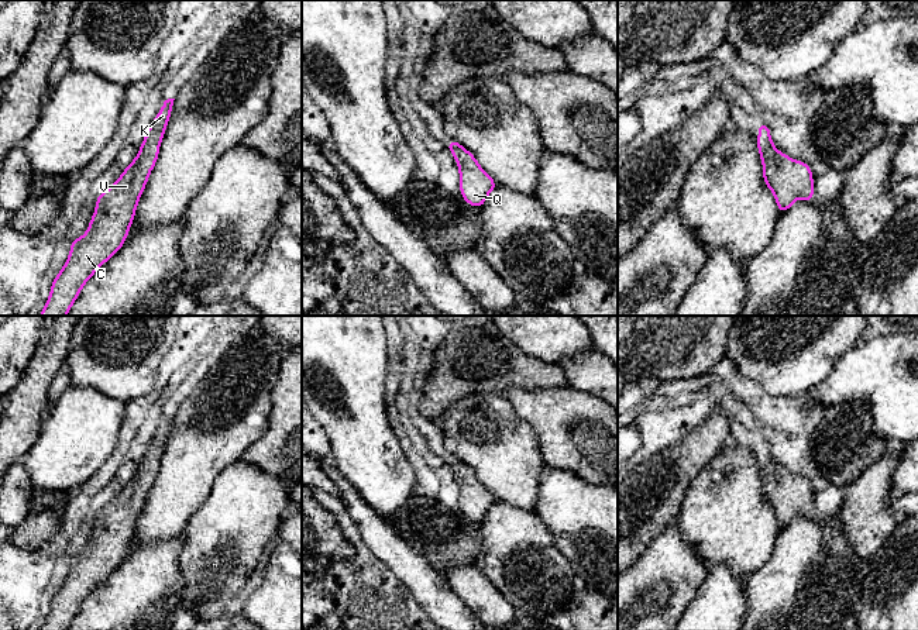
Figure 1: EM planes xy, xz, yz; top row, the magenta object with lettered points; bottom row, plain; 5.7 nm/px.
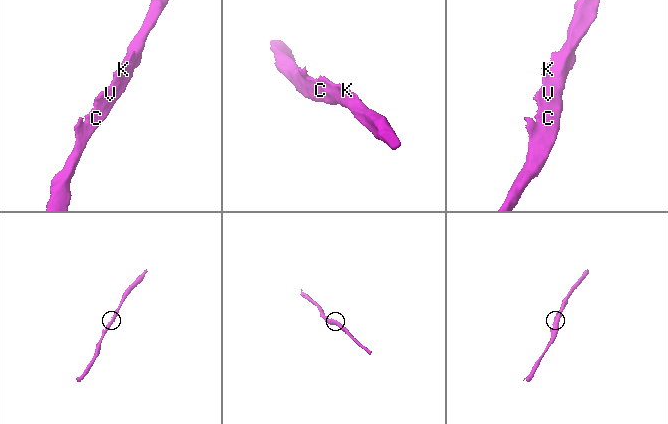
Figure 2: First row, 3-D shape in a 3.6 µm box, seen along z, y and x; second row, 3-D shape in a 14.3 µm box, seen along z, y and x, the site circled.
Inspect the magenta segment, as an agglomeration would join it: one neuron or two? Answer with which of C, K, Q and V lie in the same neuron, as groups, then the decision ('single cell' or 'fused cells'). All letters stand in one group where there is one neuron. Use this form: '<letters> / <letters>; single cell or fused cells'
C K Q V; single cell

